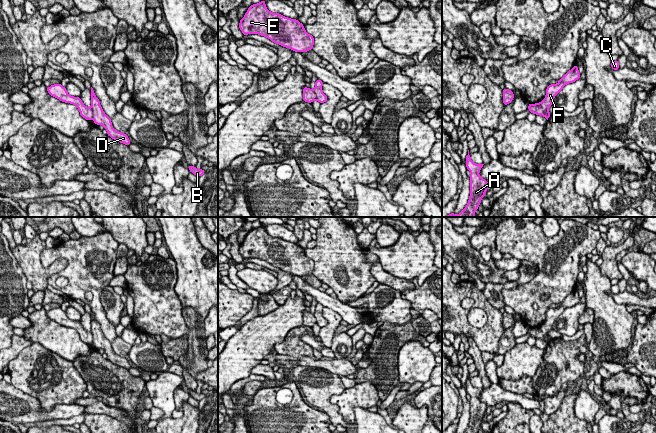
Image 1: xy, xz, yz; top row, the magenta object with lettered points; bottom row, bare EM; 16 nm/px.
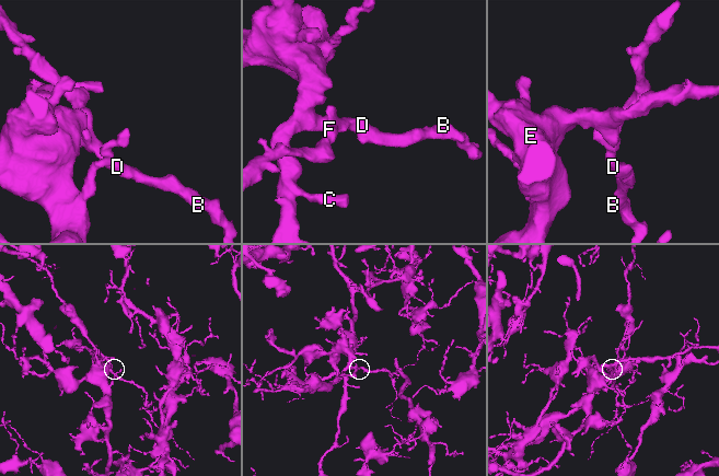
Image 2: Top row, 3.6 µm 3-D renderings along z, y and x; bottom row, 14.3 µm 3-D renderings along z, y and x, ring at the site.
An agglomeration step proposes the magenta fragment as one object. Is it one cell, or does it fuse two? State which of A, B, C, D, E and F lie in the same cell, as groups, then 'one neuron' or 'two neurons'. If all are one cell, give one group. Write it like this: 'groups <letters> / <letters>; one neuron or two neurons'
groups A C E / B D F; two neurons

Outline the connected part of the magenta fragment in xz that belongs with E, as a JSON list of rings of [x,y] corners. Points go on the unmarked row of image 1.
[[[261,224],[248,232],[239,247],[243,259],[258,258],[295,276],[312,274],[314,261],[305,255],[304,249],[296,243],[270,236],[265,226]]]

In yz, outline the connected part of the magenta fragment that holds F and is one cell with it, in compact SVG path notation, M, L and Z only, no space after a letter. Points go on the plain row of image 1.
M575 289L564 299L563 302L559 303L557 308L550 308L546 312L546 320L540 327L529 327L528 334L530 337L541 339L548 344L548 342L551 340L549 337L549 331L552 330L555 320L563 313L566 308L573 307L578 303L580 303L580 297L578 290Z

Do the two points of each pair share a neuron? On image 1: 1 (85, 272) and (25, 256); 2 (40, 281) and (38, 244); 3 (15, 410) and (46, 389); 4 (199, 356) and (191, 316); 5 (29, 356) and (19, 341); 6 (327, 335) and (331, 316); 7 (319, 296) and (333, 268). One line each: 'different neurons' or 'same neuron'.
1: different neurons
2: same neuron
3: different neurons
4: same neuron
5: different neurons
6: same neuron
7: different neurons

